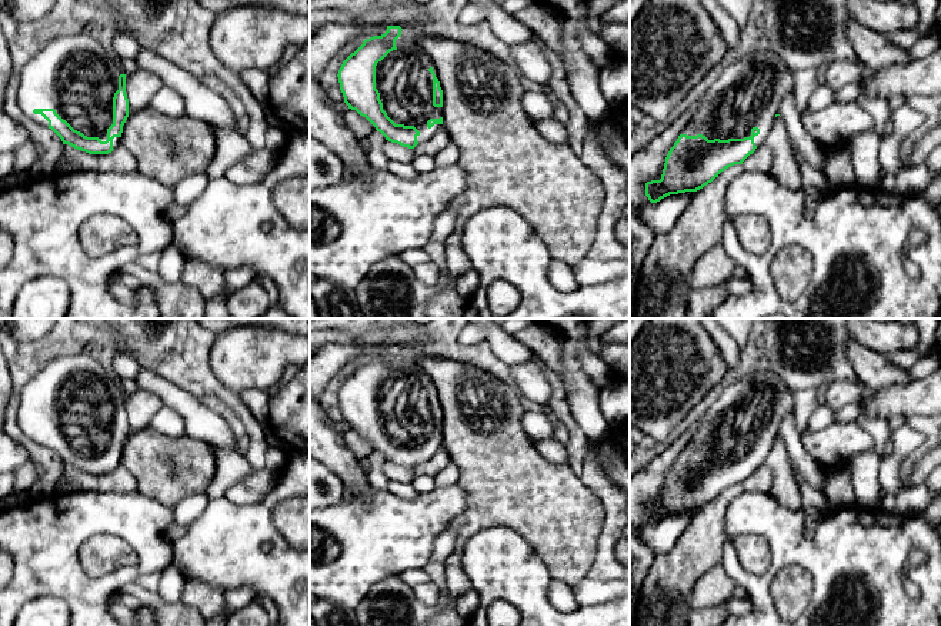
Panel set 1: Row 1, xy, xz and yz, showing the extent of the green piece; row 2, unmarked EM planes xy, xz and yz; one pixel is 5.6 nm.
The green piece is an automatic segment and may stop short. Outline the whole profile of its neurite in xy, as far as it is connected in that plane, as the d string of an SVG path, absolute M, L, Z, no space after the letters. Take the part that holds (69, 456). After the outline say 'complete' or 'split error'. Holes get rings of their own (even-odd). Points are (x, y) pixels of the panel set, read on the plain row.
M56 357L20 390L17 424L27 437L51 449L63 464L89 475L109 475L120 466L129 437L126 394L116 376L93 357Z | split error

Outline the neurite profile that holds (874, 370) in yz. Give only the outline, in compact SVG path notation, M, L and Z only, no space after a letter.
M851 337L844 344L844 353L860 384L868 392L878 392L912 380L908 372L895 367L887 359L887 354L872 352L854 342Z

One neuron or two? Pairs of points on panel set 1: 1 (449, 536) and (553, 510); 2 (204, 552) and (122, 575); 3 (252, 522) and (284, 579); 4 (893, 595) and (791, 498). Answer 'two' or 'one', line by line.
1: two
2: two
3: one
4: two

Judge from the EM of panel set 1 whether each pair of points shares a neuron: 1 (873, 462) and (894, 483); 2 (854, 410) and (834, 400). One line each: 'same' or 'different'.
1: different
2: different

